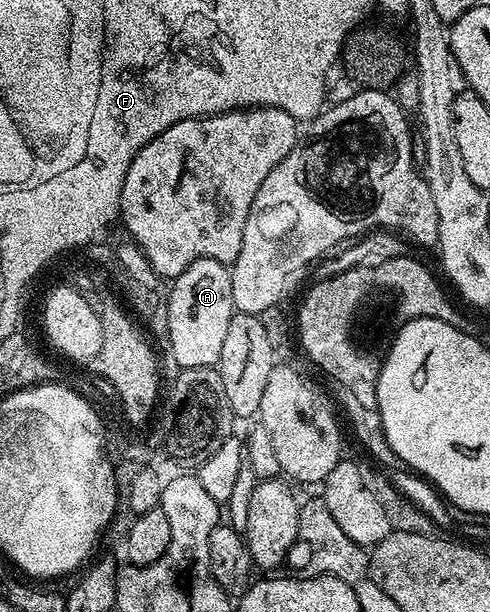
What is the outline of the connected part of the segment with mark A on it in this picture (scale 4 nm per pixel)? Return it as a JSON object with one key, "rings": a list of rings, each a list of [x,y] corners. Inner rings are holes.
{"rings":[[[197,259],[189,266],[178,279],[172,280],[170,289],[167,291],[167,305],[169,301],[169,347],[173,350],[173,359],[178,364],[178,368],[186,367],[211,367],[220,364],[221,354],[223,353],[223,341],[227,338],[227,325],[231,325],[231,317],[235,313],[233,306],[233,290],[231,289],[231,277],[229,276],[230,268],[224,263],[215,261],[214,259]]]}

